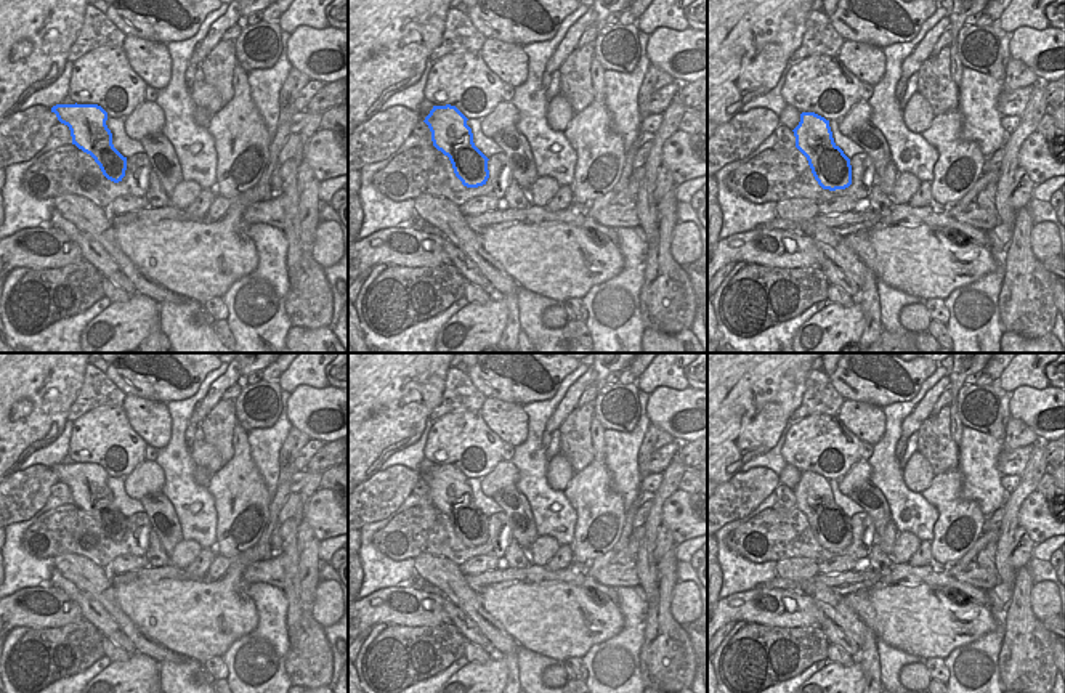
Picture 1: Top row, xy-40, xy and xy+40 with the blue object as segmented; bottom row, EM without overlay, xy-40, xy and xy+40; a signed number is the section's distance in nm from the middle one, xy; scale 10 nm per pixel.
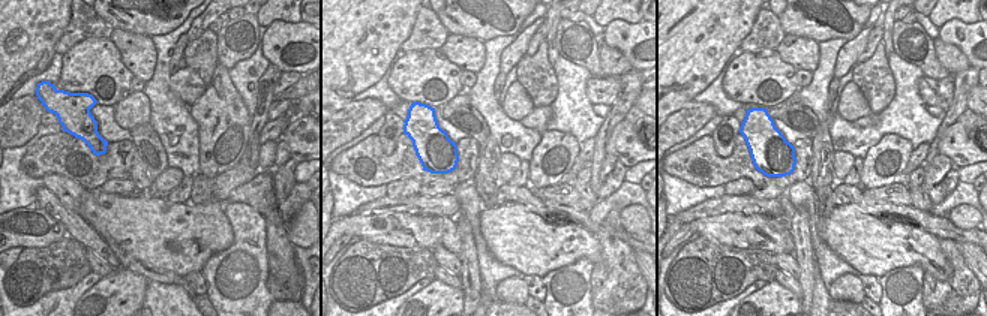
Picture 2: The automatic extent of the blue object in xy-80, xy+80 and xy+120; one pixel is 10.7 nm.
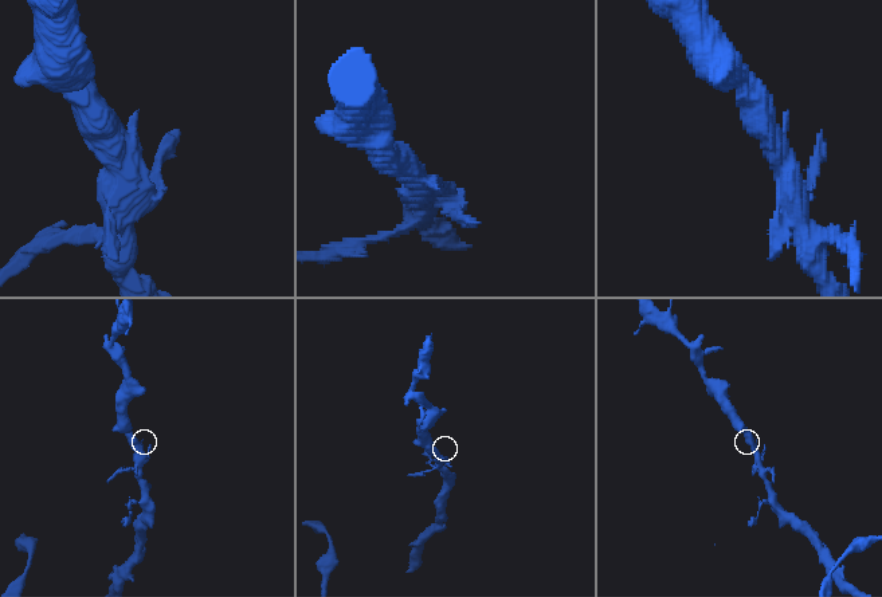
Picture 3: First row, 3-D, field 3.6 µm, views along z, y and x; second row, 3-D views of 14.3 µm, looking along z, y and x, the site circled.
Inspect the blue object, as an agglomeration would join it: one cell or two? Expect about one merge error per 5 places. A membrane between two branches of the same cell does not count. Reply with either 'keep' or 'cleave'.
keep

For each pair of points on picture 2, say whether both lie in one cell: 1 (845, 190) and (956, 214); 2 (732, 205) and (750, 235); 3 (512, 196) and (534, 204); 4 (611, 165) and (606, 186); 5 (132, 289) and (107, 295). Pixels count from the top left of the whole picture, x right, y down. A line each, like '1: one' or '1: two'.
1: two
2: two
3: one
4: one
5: one

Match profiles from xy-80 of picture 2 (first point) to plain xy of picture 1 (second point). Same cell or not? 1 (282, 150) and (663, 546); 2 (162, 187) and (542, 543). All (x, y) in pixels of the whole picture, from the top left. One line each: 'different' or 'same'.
1: same
2: same

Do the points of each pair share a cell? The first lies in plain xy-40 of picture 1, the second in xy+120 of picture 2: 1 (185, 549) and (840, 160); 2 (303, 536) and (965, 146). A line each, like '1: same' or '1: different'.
1: same
2: different

